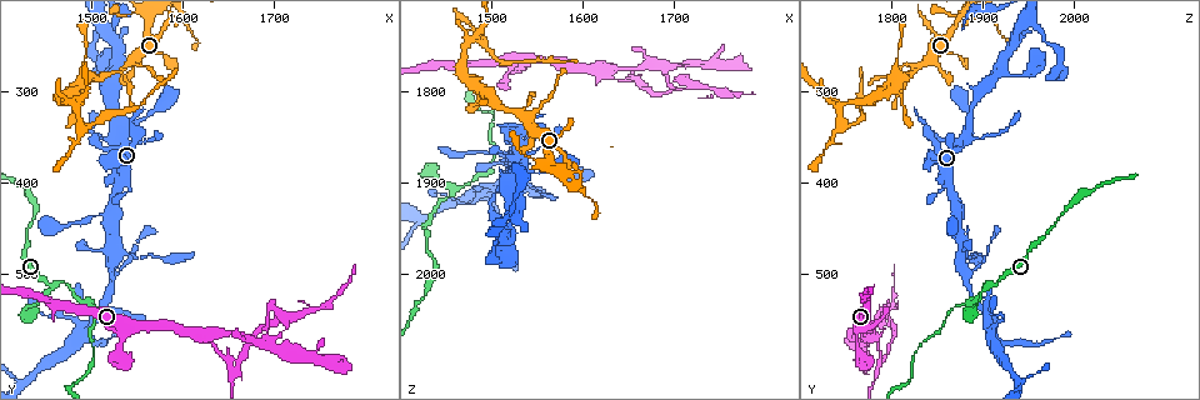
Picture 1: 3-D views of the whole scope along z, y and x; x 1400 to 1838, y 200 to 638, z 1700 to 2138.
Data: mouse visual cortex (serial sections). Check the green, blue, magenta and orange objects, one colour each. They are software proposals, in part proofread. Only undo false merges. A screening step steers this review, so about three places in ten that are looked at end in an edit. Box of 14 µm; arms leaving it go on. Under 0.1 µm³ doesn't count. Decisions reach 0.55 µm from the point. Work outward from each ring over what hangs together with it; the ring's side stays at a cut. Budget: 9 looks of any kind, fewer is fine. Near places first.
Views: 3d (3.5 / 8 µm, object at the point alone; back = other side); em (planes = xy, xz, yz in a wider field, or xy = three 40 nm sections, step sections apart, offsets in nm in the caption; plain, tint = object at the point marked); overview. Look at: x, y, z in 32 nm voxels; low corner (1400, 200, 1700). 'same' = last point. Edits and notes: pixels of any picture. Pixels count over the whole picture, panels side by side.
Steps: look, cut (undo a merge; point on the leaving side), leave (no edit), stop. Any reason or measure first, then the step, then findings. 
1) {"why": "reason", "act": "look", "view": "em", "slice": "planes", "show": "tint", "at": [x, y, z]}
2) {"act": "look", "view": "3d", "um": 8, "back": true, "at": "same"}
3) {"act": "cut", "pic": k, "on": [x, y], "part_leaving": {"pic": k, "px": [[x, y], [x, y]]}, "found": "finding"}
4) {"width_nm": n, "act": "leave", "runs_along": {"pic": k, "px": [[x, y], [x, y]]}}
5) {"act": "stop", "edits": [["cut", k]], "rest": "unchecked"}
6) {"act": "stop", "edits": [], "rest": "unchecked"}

{"why": "three arms meet", "act": "look", "view": "3d", "um": 8, "at": [1525, 475, 1880]}

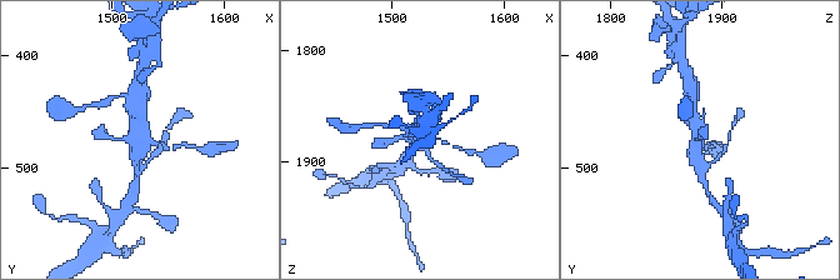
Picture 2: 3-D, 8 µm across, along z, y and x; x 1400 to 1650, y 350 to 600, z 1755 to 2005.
{"why": "zoom in", "act": "look", "view": "3d", "um": 3.5, "at": [1528, 474, 1880]}

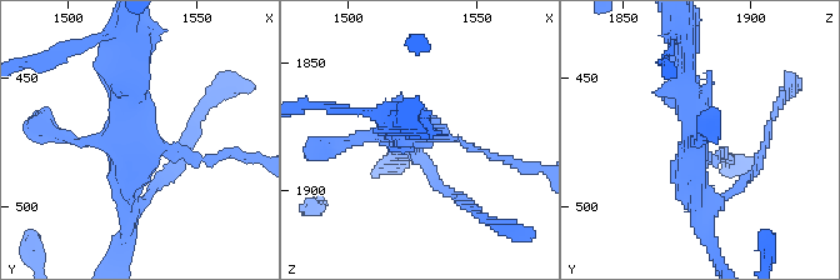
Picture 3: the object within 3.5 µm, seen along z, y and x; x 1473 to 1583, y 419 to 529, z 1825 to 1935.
{"act": "look", "view": "em", "slice": "xy", "step": 5, "show": "tint", "at": "same"}

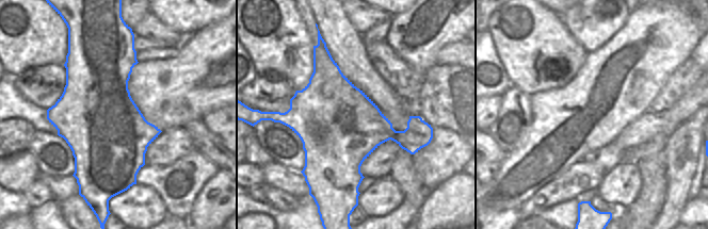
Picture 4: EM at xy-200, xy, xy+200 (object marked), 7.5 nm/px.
{"act": "leave", "runs_along": {"pic": 3, "px": [[685, 63], [701, 224]]}, "found": "one cell here"}

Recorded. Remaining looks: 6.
{"why": "thin neck", "act": "look", "view": "3d", "um": 3.5, "at": [1460, 510, 1910]}

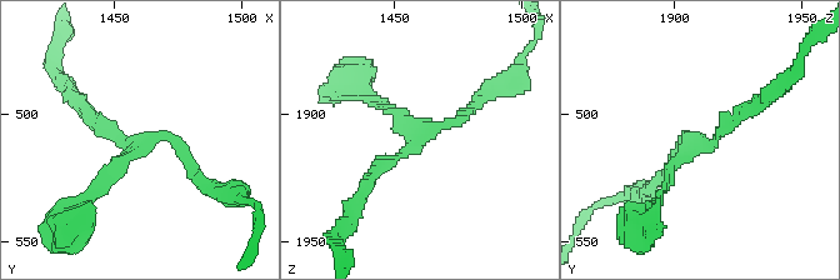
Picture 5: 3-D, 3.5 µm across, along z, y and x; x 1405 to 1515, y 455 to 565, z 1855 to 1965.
{"act": "look", "view": "em", "slice": "xy", "step": 3, "show": "tint", "at": [1461, 510, 1910]}

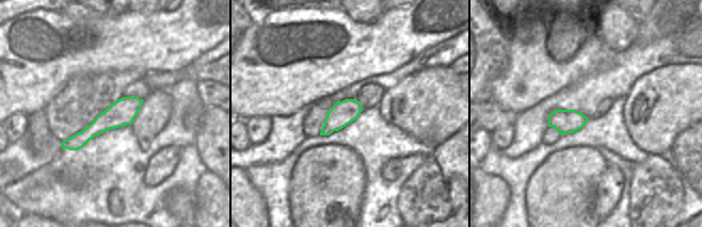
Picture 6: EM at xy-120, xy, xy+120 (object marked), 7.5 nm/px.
{"width_nm": 180, "act": "leave", "runs_along": {"pic": 6, "px": [[140, 101], [75, 143], [64, 145]]}, "found": "one cell here"}

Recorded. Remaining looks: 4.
{"why": "arms run side by side", "act": "look", "view": "3d", "um": 8, "at": [1425, 620, 1940]}

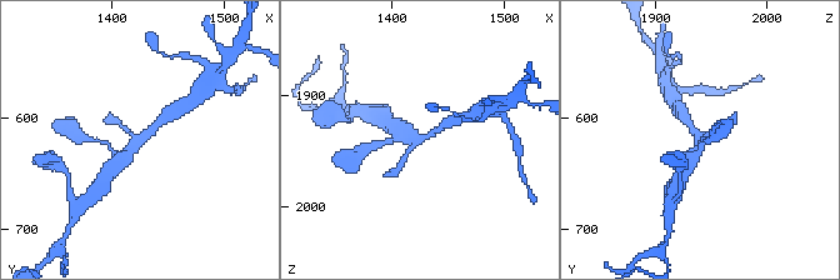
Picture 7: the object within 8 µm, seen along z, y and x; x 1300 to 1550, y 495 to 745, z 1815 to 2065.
{"why": "closer look", "act": "look", "view": "3d", "um": 3.5, "at": [1428, 614, 1938]}

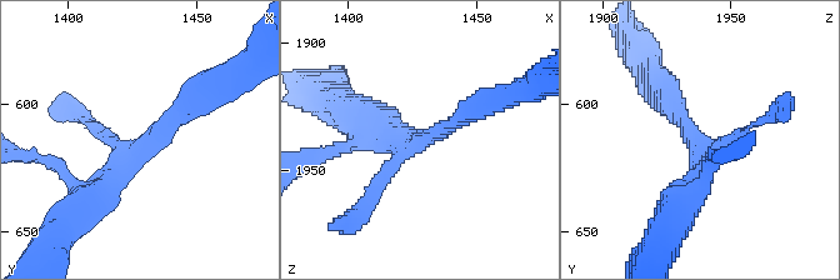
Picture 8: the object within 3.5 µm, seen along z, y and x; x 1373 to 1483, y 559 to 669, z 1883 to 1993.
{"why": "need the tissue", "act": "look", "view": "em", "slice": "planes", "show": "tint", "at": [1428, 617, 1939]}

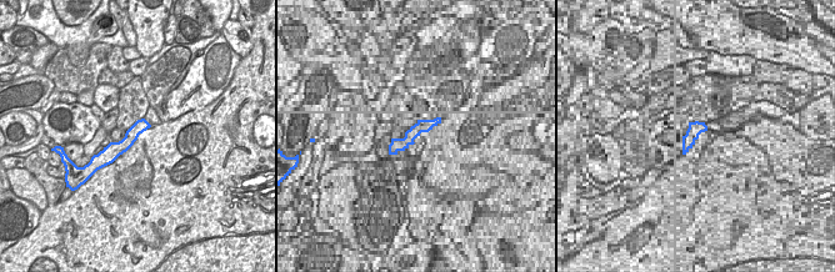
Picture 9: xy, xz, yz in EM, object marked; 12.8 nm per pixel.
{"arms": 4, "arm_widths_nm": [150, 200, 200, 300], "act": "leave", "runs_along": {"pic": 9, "px": [[145, 125], [105, 157]]}, "found": "one cell here"}

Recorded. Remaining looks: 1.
{"act": "stop", "edits": [], "rest": "unchecked"}

